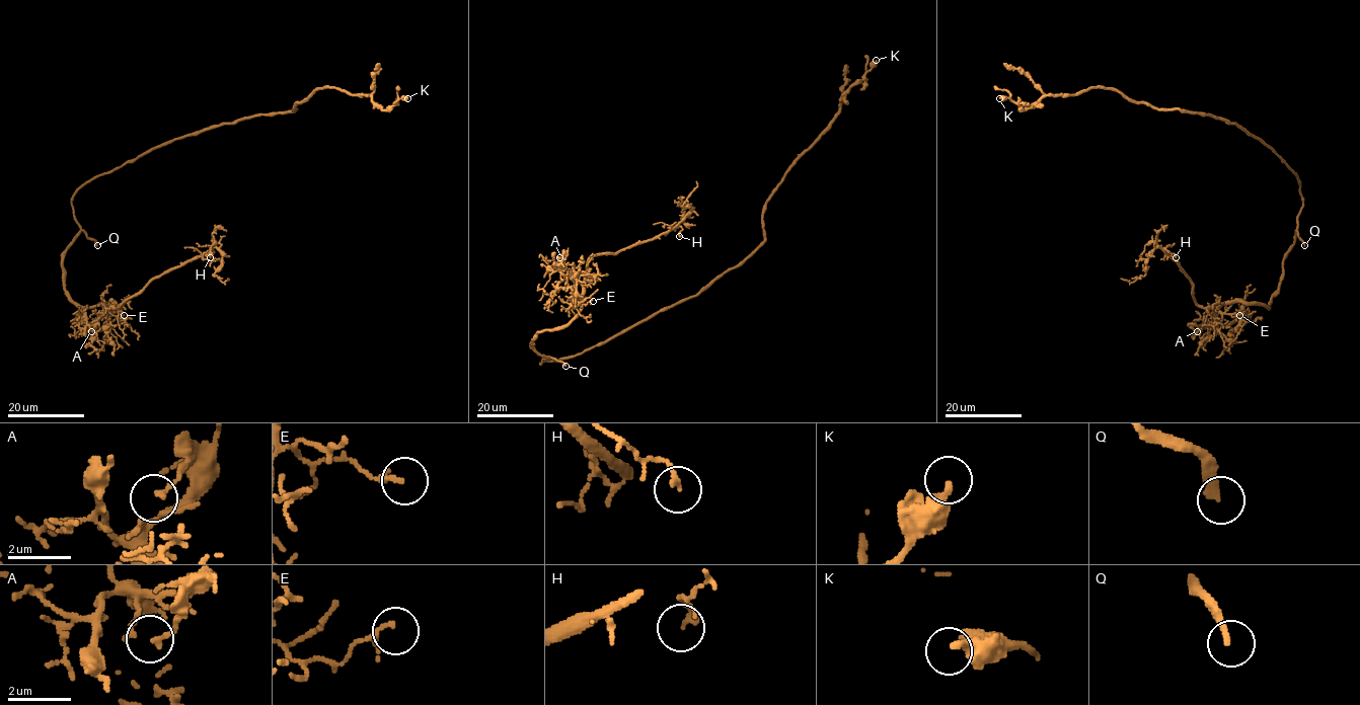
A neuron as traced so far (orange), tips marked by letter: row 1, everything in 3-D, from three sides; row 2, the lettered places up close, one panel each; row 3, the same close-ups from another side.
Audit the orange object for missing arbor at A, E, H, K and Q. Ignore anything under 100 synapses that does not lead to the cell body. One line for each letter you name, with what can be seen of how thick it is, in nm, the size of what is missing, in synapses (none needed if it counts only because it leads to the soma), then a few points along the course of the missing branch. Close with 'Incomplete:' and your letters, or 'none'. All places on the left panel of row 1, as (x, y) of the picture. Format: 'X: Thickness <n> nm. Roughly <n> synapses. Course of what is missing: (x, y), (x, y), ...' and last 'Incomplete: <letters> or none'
Q: Thickness 240 nm. Course of what is missing: (97, 245), (107, 300), (98, 315)
Incomplete: Q

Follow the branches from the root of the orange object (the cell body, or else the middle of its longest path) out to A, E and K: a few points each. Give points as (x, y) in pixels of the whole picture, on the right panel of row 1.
A: (1290, 169), (1302, 206), (1279, 290), (1267, 307), (1222, 302), (1213, 307), (1215, 323), (1193, 325), (1197, 331)
E: (1290, 169), (1302, 206), (1279, 290), (1267, 307), (1240, 301), (1213, 307), (1239, 315)
K: (1290, 169), (1236, 124), (1180, 108), (1154, 108), (1116, 89), (1044, 95), (1026, 109), (999, 98)

